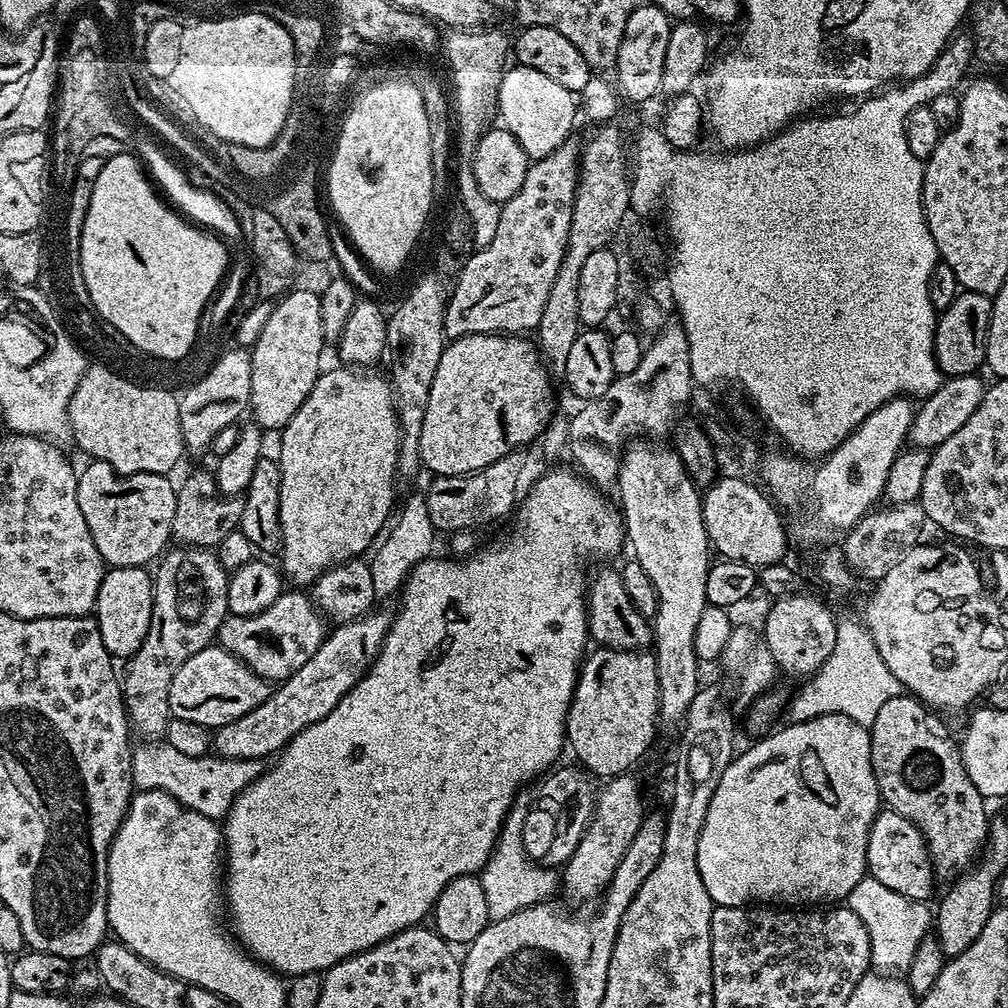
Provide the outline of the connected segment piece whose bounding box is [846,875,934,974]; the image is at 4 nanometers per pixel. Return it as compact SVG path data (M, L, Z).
M869 875L854 886L846 906L854 910L870 934L871 965L885 974L905 973L912 964L918 946L931 929L934 920L931 907L925 901L908 899L905 895L895 893Z

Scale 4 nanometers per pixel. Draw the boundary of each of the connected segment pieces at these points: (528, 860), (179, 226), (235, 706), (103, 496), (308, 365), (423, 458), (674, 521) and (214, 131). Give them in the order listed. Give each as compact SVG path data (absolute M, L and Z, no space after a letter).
M527 803L513 804L500 828L500 836L496 840L496 847L492 850L492 857L485 862L478 873L482 890L486 894L489 921L510 918L510 914L528 907L529 904L543 904L551 901L555 897L552 895L561 887L562 880L557 869L545 868L543 864L528 855L522 834L522 822L528 810Z
M127 150L106 160L98 178L94 179L81 230L82 278L86 278L93 308L99 306L104 316L130 339L143 343L144 348L158 350L163 356L177 357L185 349L193 328L202 326L200 311L203 313L209 307L229 271L228 252L219 235L189 222L161 199L153 181L146 175L145 165L137 157L136 161L132 154Z
M209 646L198 650L198 654L194 654L194 658L189 658L183 664L182 670L174 674L174 682L170 682L170 710L177 720L194 722L203 728L215 730L242 718L242 714L250 714L259 704L266 702L269 691L269 681L254 674L254 670L250 670L241 660L234 658L234 654L219 646Z
M92 460L79 469L78 507L108 568L143 568L169 547L176 513L176 488L168 479L167 475L145 472L119 476L101 460Z
M297 287L275 301L270 318L258 342L250 353L253 370L250 385L250 416L261 429L284 429L298 414L298 406L306 402L314 382L322 371L320 355L324 352L326 341L322 334L322 318L318 306L320 297L307 287Z
M470 334L459 336L457 340L445 343L442 358L438 358L438 370L434 370L434 382L430 386L430 402L426 402L426 418L422 418L422 438L420 439L420 463L425 469L437 476L464 476L467 472L477 472L502 458L506 454L523 449L532 439L539 437L553 419L552 413L552 380L549 369L542 359L539 347L528 341L524 334Z
M636 438L625 447L620 457L619 507L624 517L624 531L627 543L632 544L631 554L641 564L653 583L657 594L657 608L652 624L654 655L658 670L658 694L660 695L660 720L683 721L690 702L694 702L697 692L701 691L700 660L696 657L696 631L704 608L709 607L706 598L706 578L710 567L708 552L710 545L704 525L704 502L697 481L686 470L682 458L664 442L652 438Z
M263 11L244 12L241 16L224 16L221 20L208 20L210 18L197 19L197 24L184 26L181 30L181 45L179 47L178 66L175 67L170 79L170 85L177 97L186 102L186 109L190 116L198 118L202 126L206 126L209 136L216 137L217 141L227 144L241 144L246 147L265 148L272 144L279 136L282 127L282 118L286 107L286 96L291 92L293 84L293 70L296 66L296 52L294 42L291 41L290 34L287 33L272 15Z

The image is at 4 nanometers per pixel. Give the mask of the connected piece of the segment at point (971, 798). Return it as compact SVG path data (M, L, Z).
M901 694L882 702L882 710L878 710L878 718L870 725L872 749L870 762L880 787L881 801L891 811L910 818L923 834L928 844L928 855L932 857L932 866L937 877L947 882L967 872L977 859L988 839L990 815L984 809L986 797L970 782L966 774L966 766L960 757L959 743L948 733L948 728L939 720L935 711L929 710L921 701L911 694Z

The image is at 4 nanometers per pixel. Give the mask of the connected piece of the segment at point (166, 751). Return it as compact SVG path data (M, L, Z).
M140 742L132 750L132 783L137 789L170 794L184 808L206 814L206 818L217 822L227 816L234 798L265 770L264 760L239 760L215 754L190 758L190 754L181 754L167 742Z

